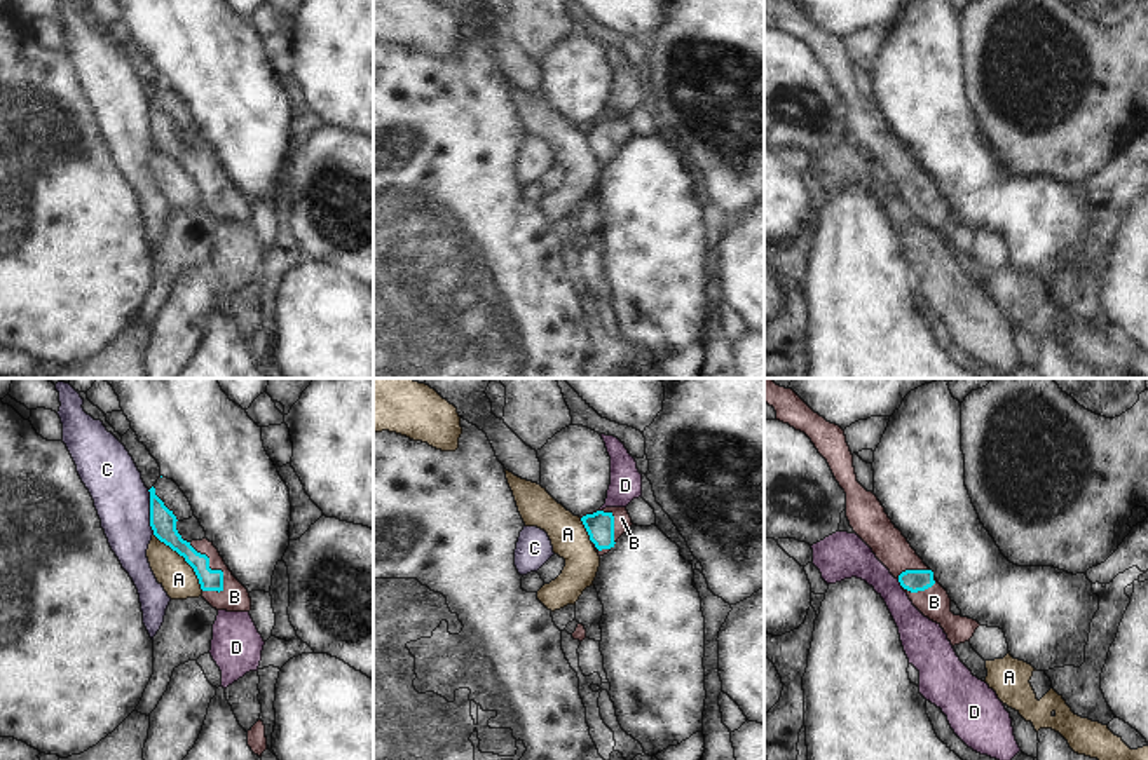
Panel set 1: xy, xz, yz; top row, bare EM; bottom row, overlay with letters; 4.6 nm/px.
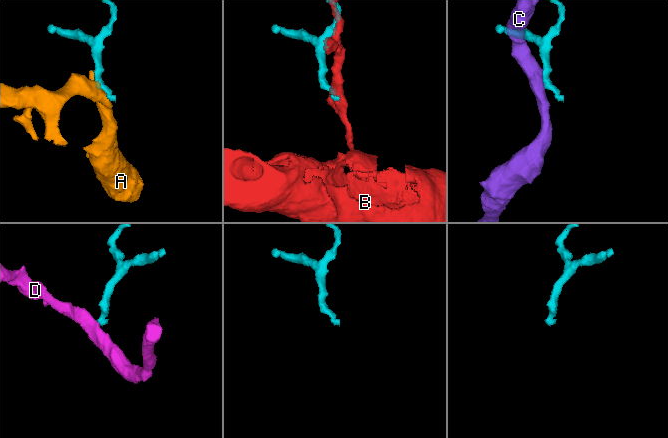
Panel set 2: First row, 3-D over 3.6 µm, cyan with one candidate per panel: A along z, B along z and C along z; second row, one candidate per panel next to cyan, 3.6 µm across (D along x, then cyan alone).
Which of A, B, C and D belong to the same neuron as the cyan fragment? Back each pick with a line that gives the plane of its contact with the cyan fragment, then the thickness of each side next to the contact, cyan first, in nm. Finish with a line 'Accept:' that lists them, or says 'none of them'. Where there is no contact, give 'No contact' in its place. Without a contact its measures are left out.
B: Touches cyan in xy. Thickness 100 nm (cyan) against 130 nm
Accept: B

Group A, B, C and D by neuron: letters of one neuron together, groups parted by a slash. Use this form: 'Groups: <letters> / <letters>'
Groups: A / B / C / D

